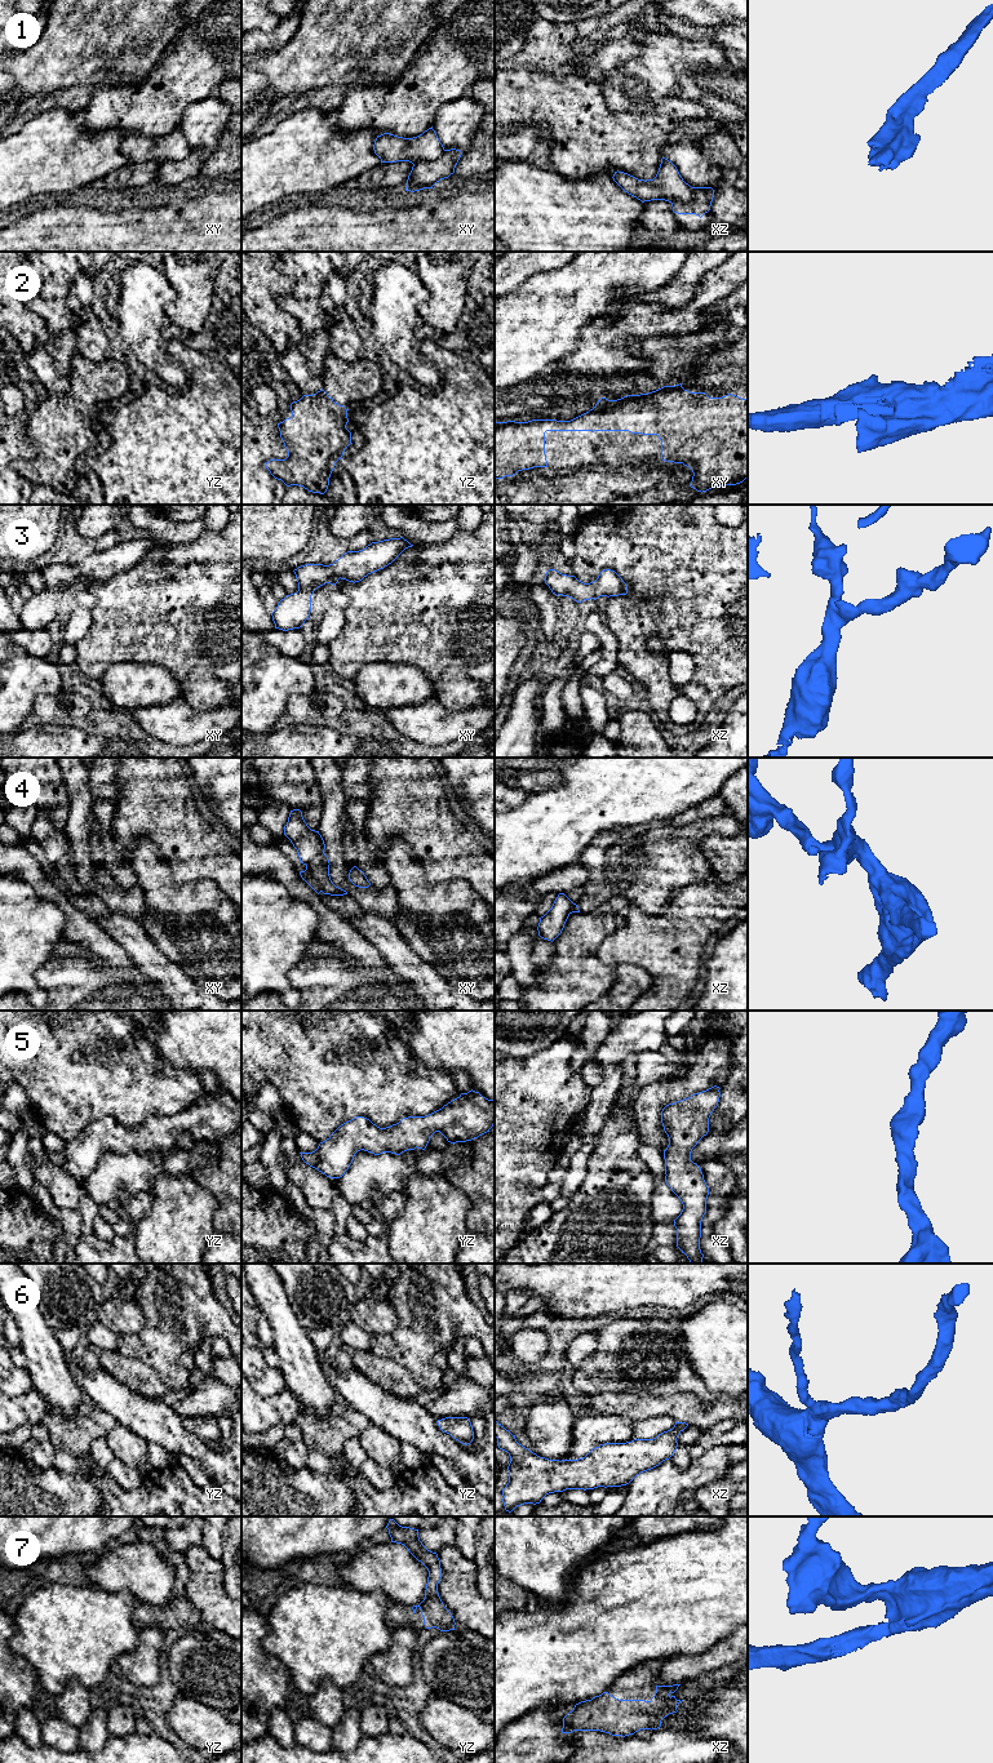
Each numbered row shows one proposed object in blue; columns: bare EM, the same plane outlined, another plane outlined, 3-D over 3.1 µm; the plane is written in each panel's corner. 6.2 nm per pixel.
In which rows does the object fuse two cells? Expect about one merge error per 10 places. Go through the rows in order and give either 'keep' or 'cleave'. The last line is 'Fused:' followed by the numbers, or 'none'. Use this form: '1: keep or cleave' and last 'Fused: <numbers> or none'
1: cleave
2: keep
3: keep
4: cleave
5: keep
6: keep
7: keep
Fused: 1, 4

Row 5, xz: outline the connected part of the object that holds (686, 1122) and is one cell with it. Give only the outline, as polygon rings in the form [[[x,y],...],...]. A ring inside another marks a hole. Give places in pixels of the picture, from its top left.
[[[714,1085],[669,1103],[661,1111],[661,1123],[669,1137],[664,1150],[665,1182],[683,1204],[681,1214],[674,1220],[677,1247],[691,1264],[702,1264],[701,1221],[709,1195],[700,1165],[691,1160],[691,1151],[709,1132],[709,1118],[718,1106],[719,1089]]]

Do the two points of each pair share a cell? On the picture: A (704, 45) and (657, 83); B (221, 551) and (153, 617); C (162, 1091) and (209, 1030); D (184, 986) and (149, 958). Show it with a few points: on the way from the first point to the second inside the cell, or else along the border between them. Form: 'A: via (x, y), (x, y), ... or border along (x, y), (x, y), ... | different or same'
A: via (701, 60), (694, 67), (672, 69) | same
B: via (205, 569), (171, 604) | same
C: border along (156, 1048), (169, 1064), (186, 1067), (196, 1075) | different
D: via (174, 978), (158, 962) | same

